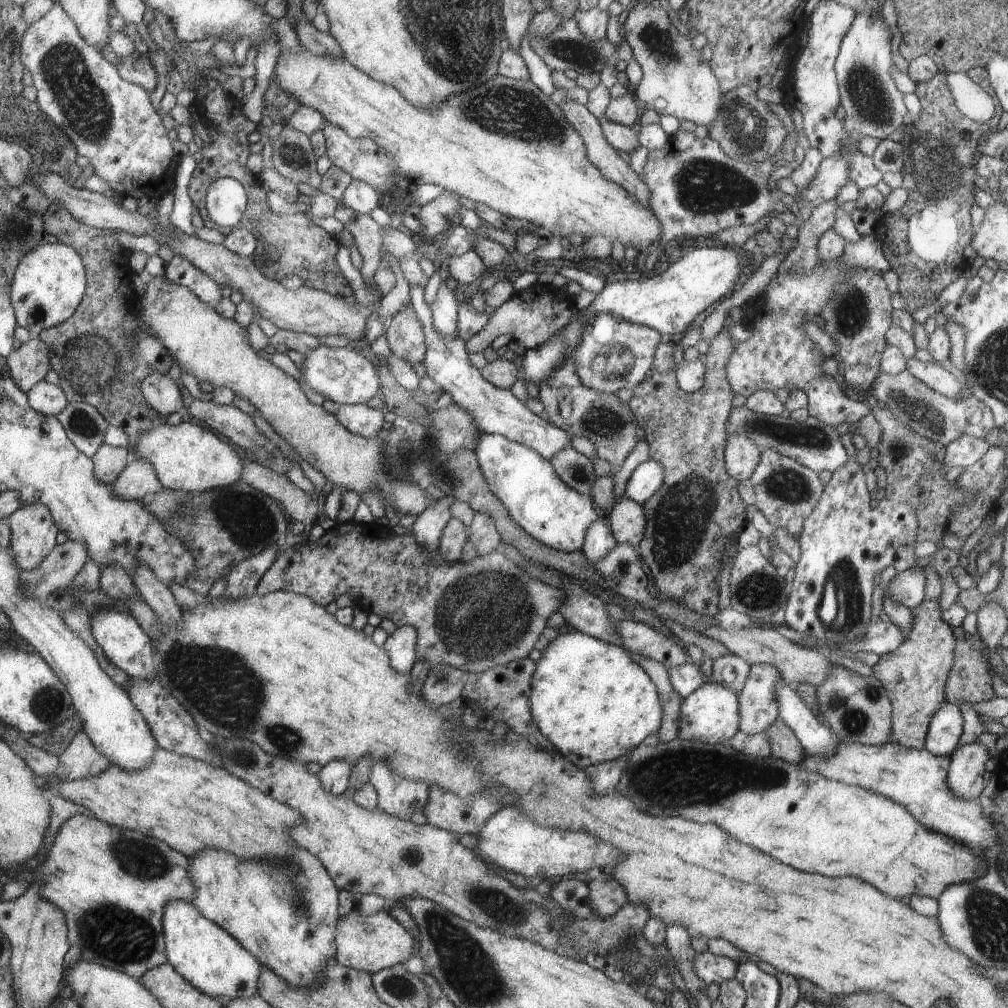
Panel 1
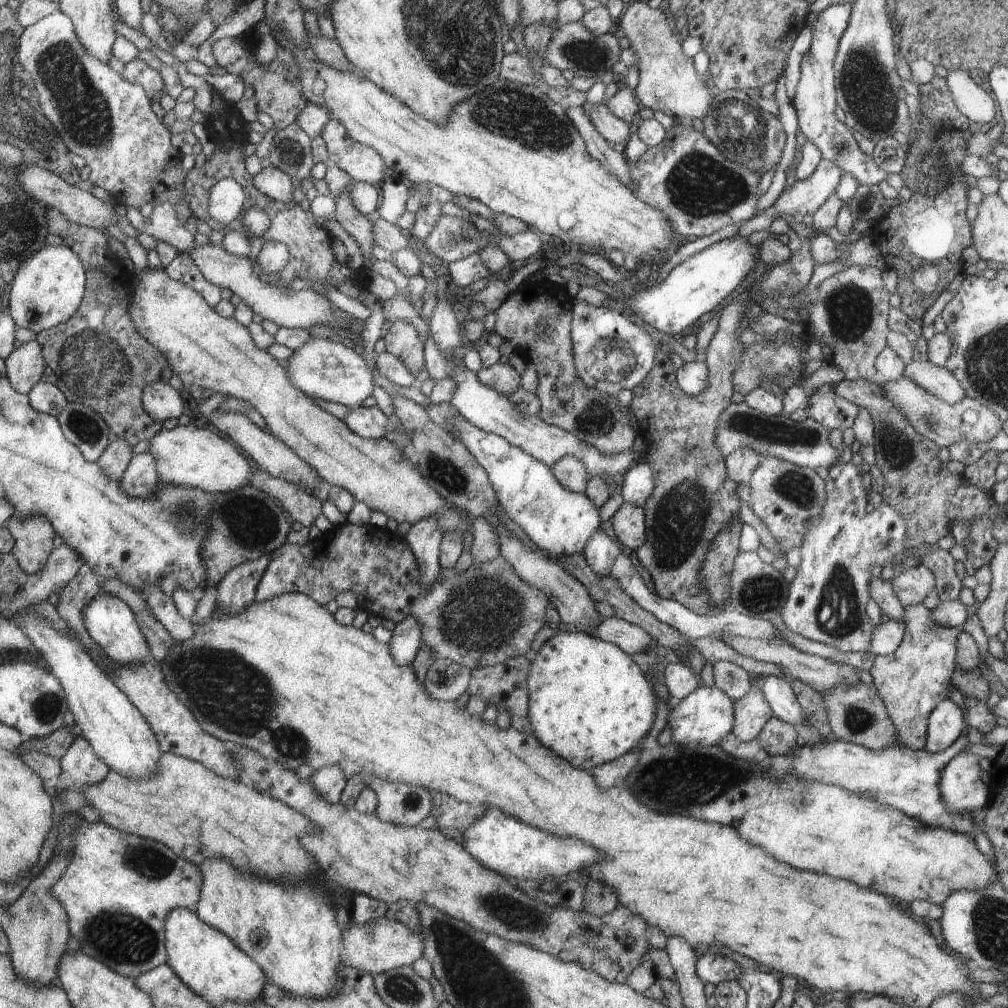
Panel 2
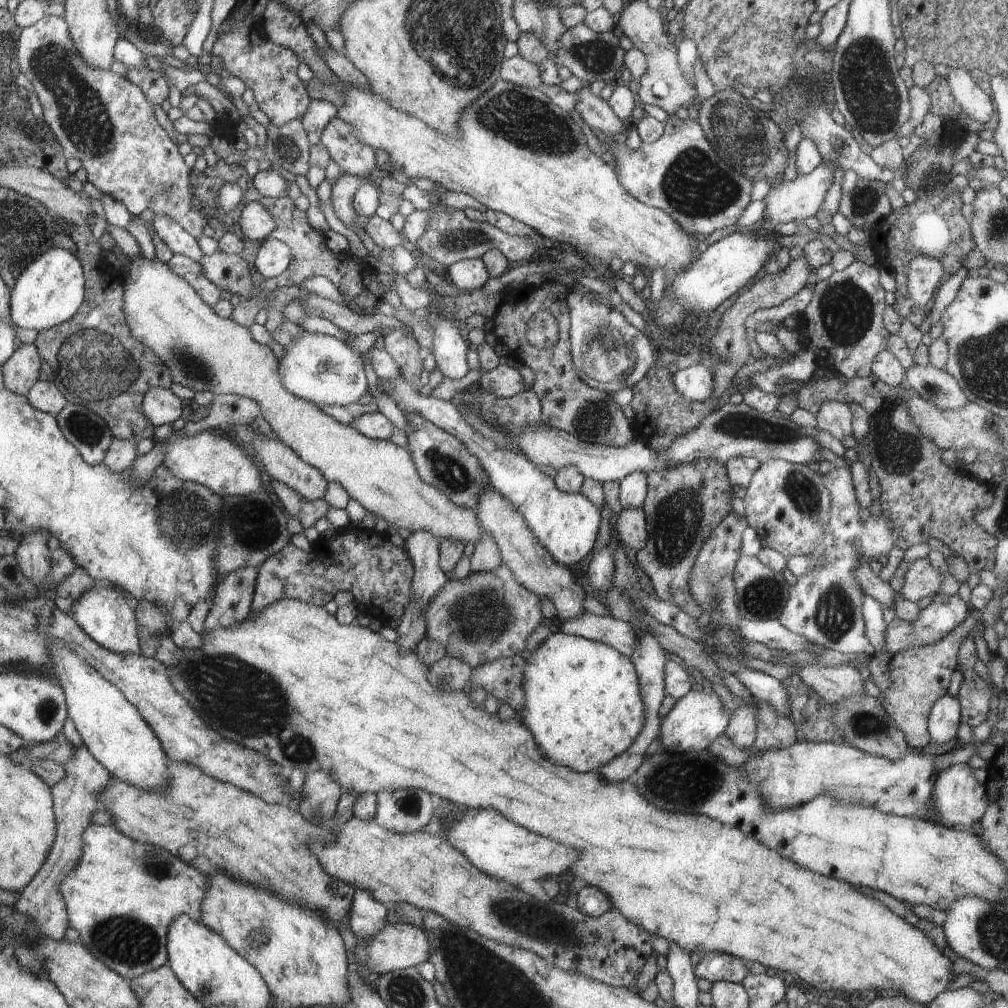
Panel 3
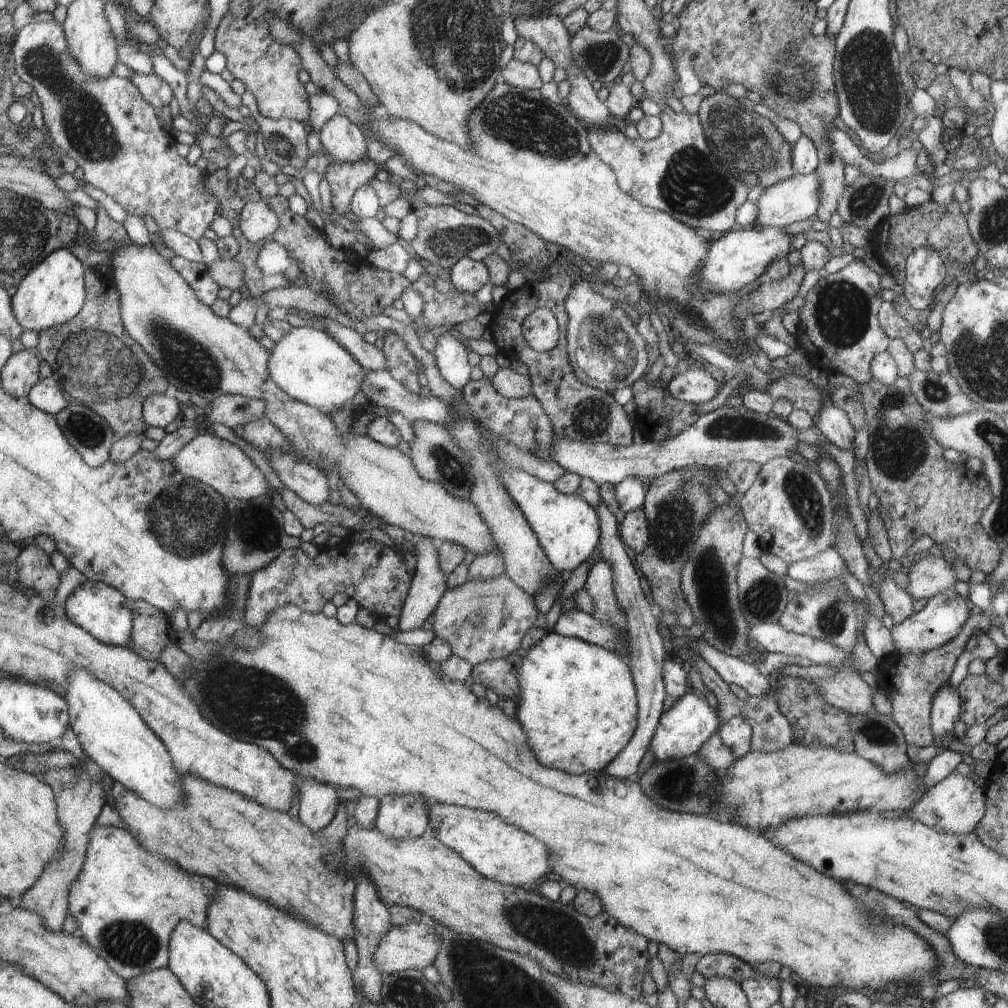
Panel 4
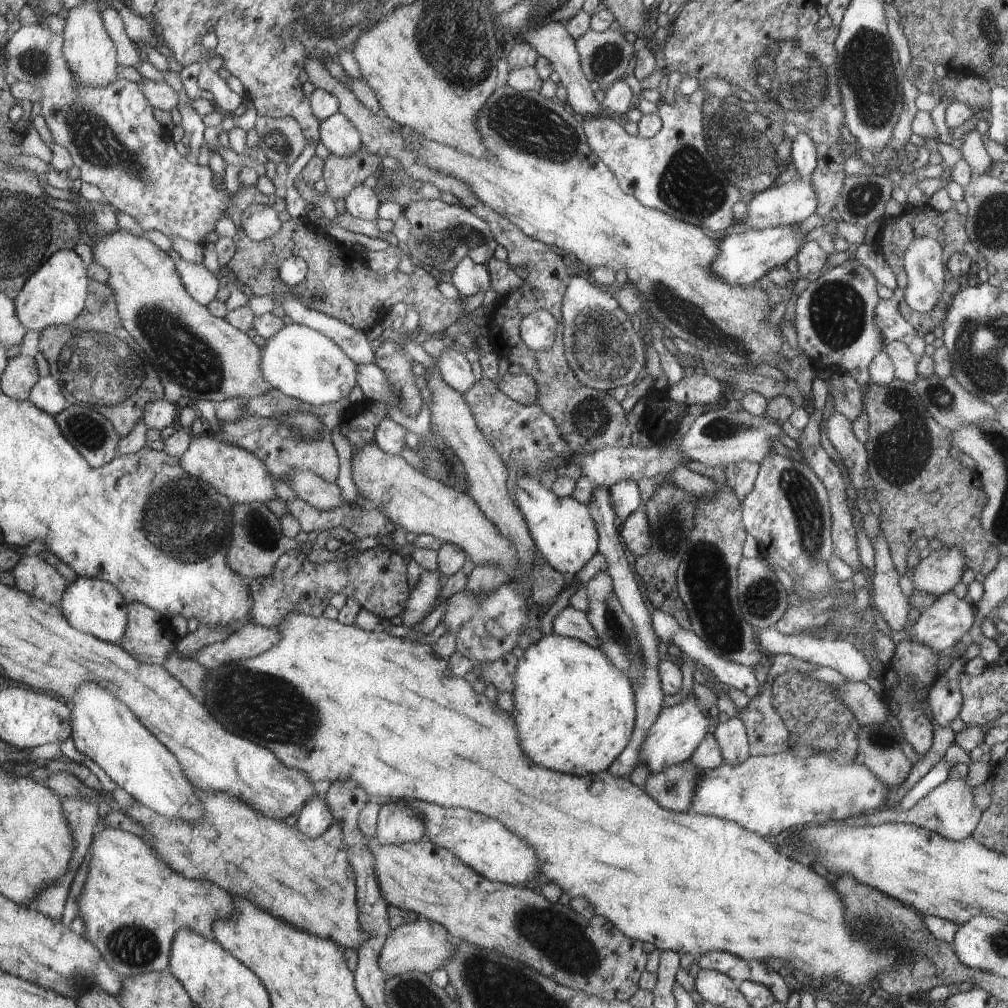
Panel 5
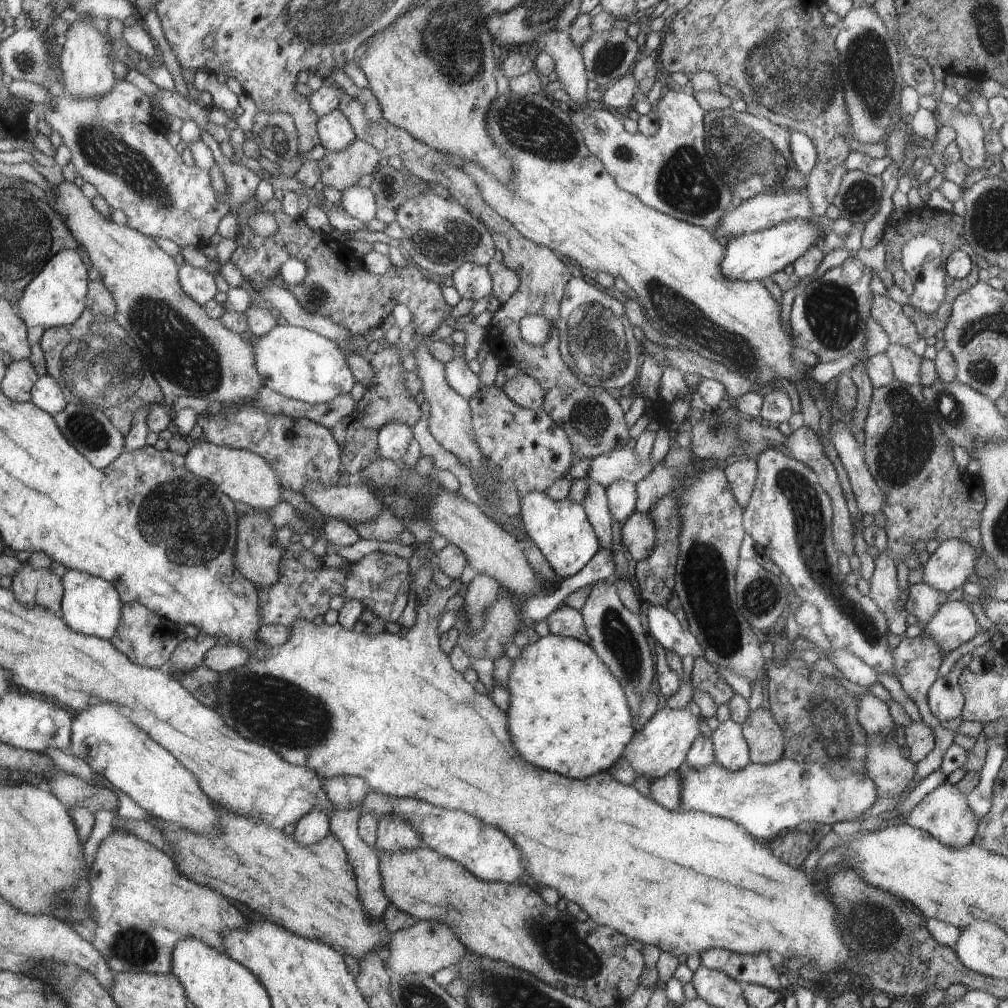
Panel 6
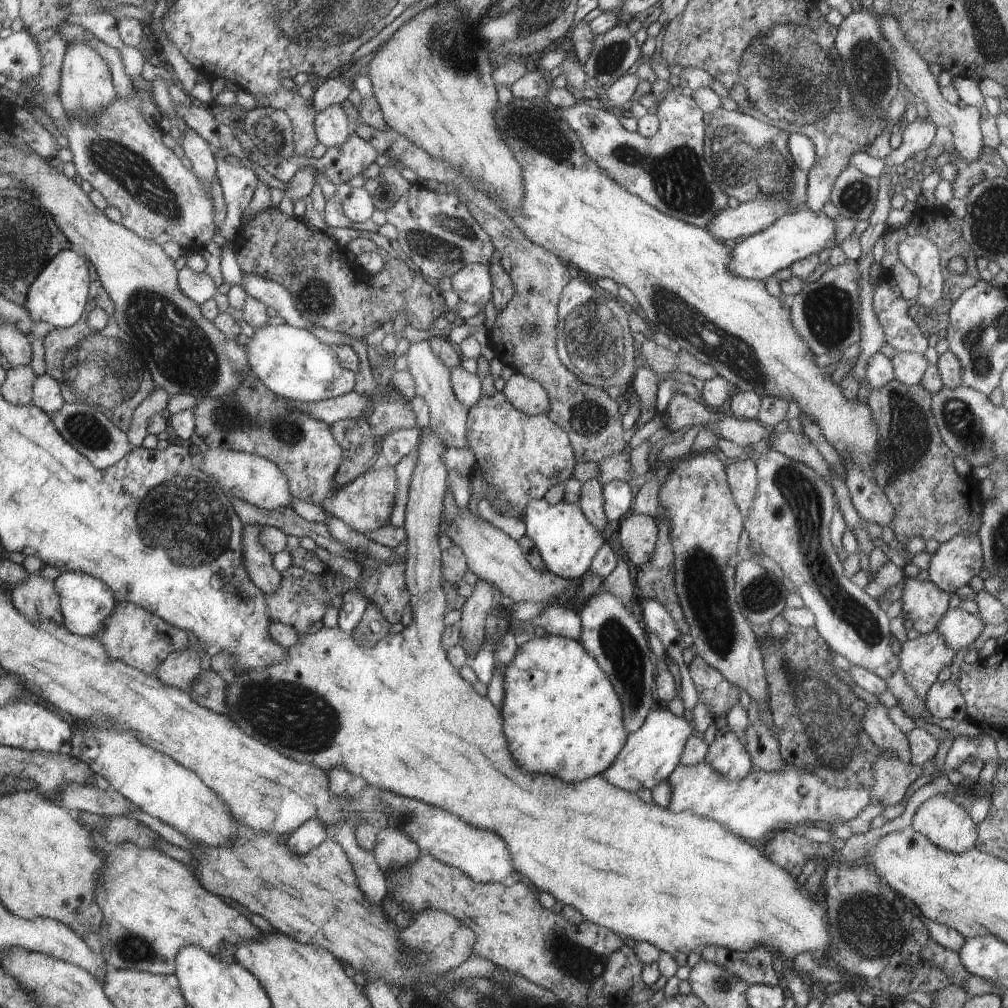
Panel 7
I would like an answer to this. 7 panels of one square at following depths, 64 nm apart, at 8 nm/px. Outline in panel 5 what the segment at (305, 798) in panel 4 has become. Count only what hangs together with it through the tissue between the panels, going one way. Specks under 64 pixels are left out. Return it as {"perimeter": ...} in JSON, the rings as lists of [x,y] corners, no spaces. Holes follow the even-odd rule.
{"perimeter":[[[314,794],[305,808],[300,812],[296,828],[300,829],[306,836],[318,837],[328,830],[328,826],[334,823],[334,814],[328,808],[328,802],[319,794]]]}

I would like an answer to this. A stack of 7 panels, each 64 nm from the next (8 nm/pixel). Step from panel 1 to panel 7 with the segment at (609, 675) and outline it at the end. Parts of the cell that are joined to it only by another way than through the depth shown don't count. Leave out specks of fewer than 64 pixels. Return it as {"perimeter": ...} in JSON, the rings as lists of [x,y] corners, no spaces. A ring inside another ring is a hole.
{"perimeter":[[[545,635],[518,648],[512,662],[503,671],[504,702],[499,707],[505,718],[510,748],[526,772],[556,776],[570,784],[602,775],[617,761],[629,739],[625,726],[625,708],[600,662],[580,641],[559,635]]]}

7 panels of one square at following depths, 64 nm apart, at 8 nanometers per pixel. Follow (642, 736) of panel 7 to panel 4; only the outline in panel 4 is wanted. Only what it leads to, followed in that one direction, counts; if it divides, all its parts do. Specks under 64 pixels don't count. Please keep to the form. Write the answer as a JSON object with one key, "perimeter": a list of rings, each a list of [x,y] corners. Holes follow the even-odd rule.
{"perimeter":[[[695,690],[688,691],[681,696],[673,706],[662,713],[649,750],[653,752],[656,763],[667,760],[680,760],[697,754],[701,744],[706,742],[712,734],[718,732],[727,718],[726,715],[716,716],[715,710],[708,705],[705,697]]]}

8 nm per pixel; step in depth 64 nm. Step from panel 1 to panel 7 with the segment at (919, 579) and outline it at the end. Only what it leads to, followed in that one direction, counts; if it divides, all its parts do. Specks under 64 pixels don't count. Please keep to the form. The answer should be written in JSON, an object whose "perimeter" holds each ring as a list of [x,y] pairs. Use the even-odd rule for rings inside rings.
{"perimeter":[[[958,534],[946,543],[940,543],[936,553],[932,555],[928,568],[928,580],[943,592],[952,595],[965,586],[970,585],[974,576],[980,575],[983,569],[983,552],[979,534]]]}

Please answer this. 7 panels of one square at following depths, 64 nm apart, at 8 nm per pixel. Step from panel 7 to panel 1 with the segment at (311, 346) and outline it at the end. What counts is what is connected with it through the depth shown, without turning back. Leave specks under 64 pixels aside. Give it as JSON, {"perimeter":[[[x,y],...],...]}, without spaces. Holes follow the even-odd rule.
{"perimeter":[[[322,342],[321,345],[313,348],[313,351],[302,356],[304,363],[299,368],[299,382],[320,392],[328,401],[350,404],[350,406],[366,405],[372,397],[378,394],[378,388],[384,386],[374,358],[368,354],[359,354],[351,346],[330,347]]]}

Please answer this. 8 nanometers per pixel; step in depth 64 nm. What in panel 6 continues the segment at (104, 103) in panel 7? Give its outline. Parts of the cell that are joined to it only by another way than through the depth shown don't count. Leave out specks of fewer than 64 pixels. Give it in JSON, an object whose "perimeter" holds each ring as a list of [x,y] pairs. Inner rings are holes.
{"perimeter":[[[82,14],[76,22],[70,23],[70,28],[61,40],[62,53],[60,54],[60,65],[65,73],[66,92],[70,96],[102,96],[110,92],[116,85],[110,58],[110,46],[108,40],[92,26],[94,24],[92,14]]]}

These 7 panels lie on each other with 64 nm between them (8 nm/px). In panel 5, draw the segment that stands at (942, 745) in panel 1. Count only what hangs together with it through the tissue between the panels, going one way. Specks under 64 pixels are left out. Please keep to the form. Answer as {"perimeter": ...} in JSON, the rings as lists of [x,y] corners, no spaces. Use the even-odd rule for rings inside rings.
{"perimeter":[[[968,658],[954,660],[950,670],[936,679],[936,684],[928,690],[928,704],[934,722],[940,727],[949,725],[961,715],[962,694],[959,677],[964,673]]]}

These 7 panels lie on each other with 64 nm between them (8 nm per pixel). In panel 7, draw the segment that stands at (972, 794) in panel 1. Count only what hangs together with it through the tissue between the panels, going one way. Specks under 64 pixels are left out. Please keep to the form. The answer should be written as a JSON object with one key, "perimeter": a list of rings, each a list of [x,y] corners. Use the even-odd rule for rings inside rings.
{"perimeter":[[[937,794],[922,803],[914,814],[912,825],[917,832],[924,833],[940,848],[949,849],[950,852],[962,853],[975,849],[977,825],[972,821],[967,802],[958,800],[952,794]]]}

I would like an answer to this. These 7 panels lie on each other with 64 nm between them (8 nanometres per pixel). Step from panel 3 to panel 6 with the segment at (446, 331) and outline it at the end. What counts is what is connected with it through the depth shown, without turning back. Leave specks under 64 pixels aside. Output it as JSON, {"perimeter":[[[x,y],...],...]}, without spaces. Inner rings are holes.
{"perimeter":[[[450,358],[450,362],[444,364],[444,374],[448,385],[462,398],[470,400],[478,394],[481,382],[479,376],[470,370],[466,358]]]}

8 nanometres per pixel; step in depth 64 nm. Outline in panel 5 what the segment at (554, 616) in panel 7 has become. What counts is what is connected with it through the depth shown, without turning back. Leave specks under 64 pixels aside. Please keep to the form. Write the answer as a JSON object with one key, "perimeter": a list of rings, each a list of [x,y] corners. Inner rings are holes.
{"perimeter":[[[569,605],[554,618],[552,631],[554,631],[553,634],[584,641],[585,644],[597,646],[601,649],[602,638],[598,638],[596,630],[592,626],[594,624],[590,624],[585,612],[575,610]]]}

